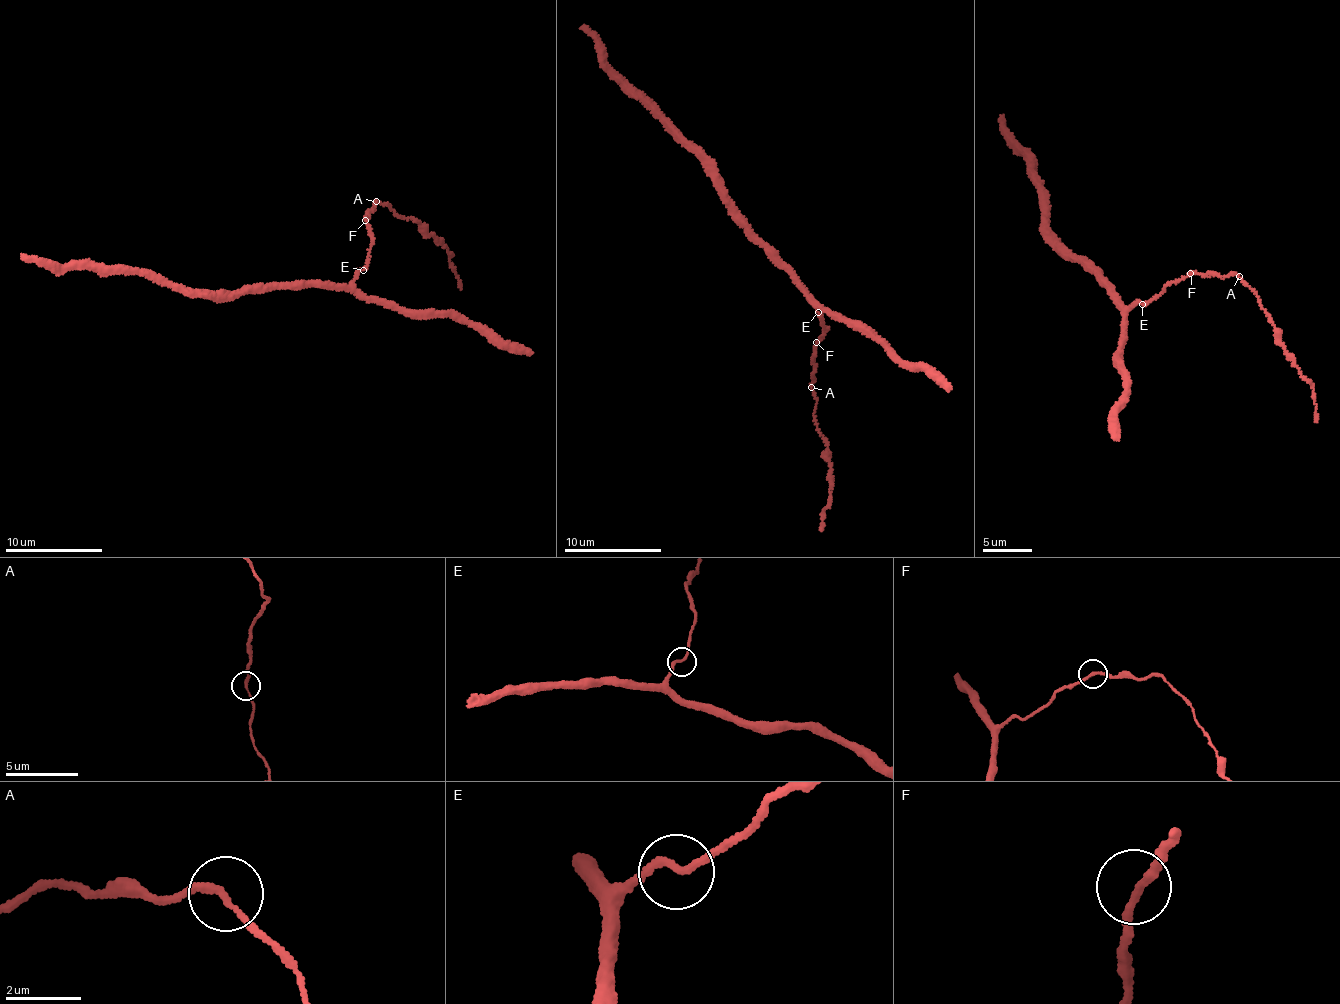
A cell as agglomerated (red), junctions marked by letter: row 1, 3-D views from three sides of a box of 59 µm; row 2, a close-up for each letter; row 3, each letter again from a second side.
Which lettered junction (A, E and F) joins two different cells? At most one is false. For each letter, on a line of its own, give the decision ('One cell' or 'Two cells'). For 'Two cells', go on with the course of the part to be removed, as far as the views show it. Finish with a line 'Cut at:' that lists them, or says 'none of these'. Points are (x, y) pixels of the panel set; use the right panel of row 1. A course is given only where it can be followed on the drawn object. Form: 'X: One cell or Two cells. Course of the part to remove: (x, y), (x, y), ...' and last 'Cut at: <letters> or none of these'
A: One cell
E: One cell
F: One cell
Cut at: none of these

